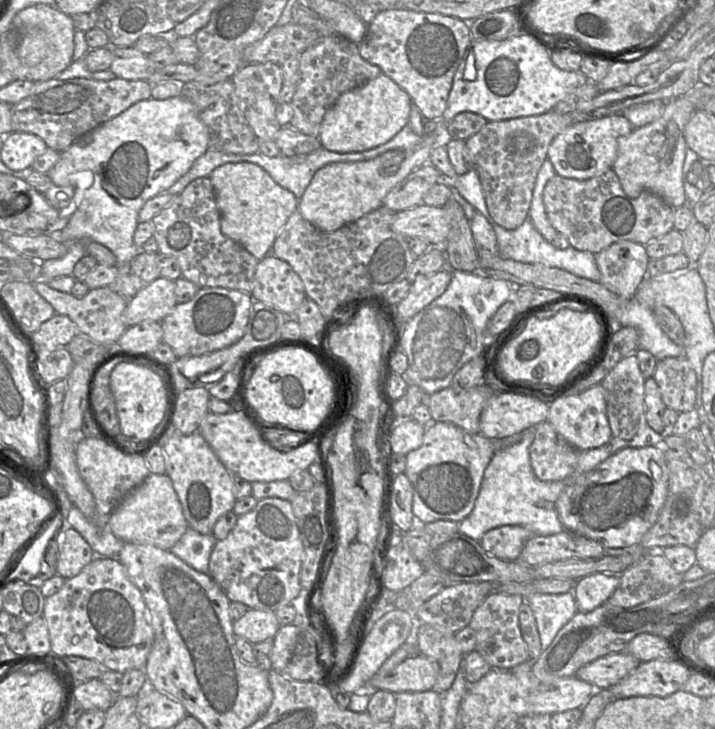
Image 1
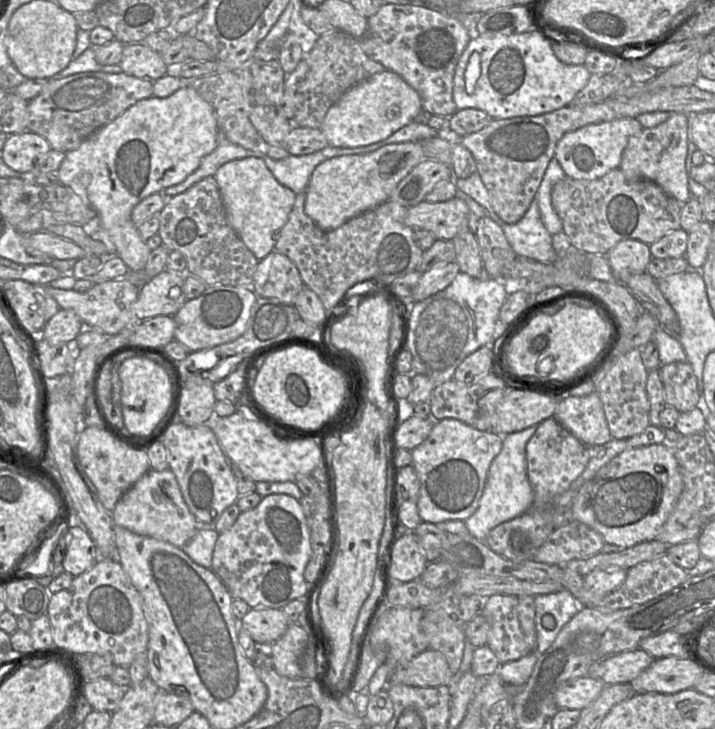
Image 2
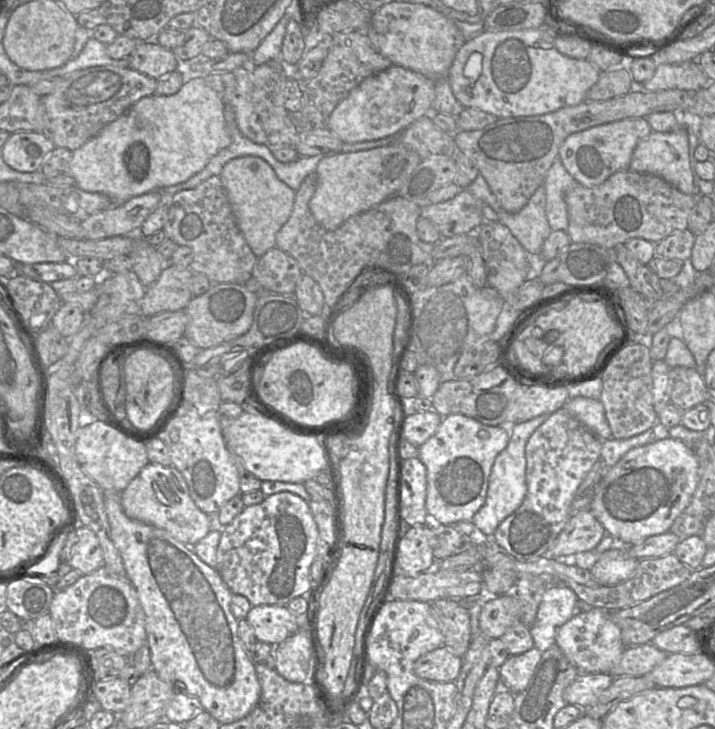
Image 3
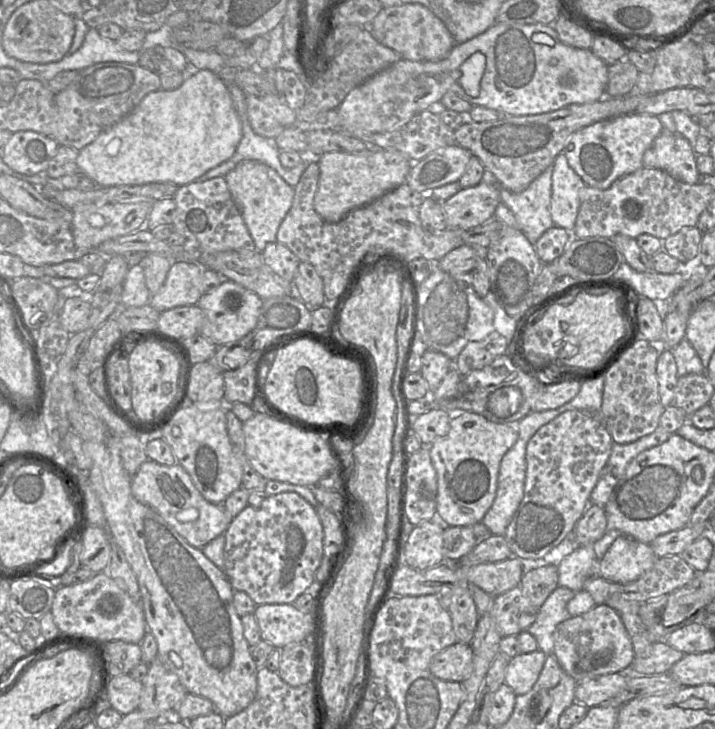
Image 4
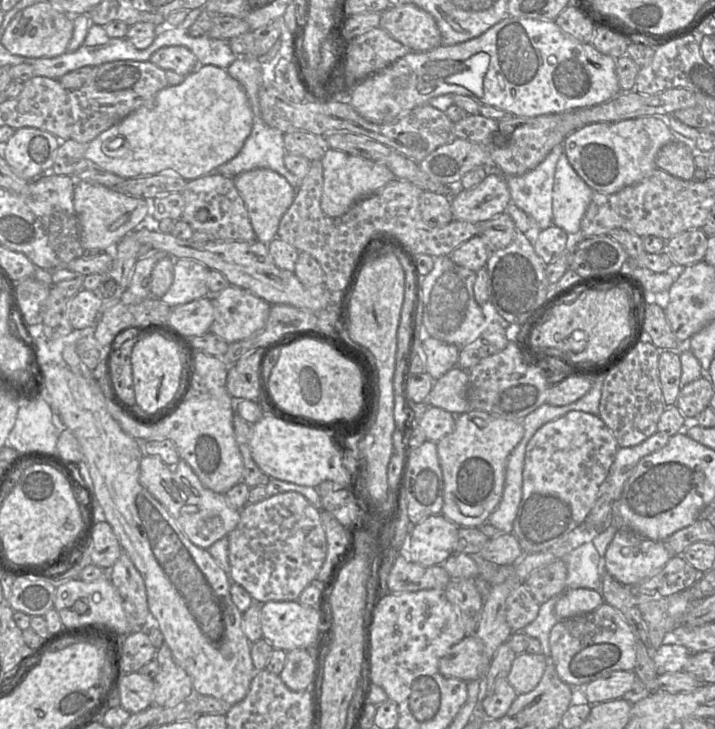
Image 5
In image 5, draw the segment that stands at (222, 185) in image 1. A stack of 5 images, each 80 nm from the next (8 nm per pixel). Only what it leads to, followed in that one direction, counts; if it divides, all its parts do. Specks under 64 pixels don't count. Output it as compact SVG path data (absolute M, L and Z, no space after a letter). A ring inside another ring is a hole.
M267 168L242 172L233 182L244 201L257 241L268 244L277 236L280 220L294 201L296 189L283 176Z

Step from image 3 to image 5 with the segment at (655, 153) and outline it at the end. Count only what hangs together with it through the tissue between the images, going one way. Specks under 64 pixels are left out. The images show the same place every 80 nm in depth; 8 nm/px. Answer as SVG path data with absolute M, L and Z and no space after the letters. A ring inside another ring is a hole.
M681 142L664 145L656 156L656 167L683 180L694 179L696 151Z

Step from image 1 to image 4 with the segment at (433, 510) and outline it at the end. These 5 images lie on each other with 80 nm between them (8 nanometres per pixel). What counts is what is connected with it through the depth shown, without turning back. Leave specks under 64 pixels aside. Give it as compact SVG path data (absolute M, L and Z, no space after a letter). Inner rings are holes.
M464 411L453 413L447 435L428 446L437 473L437 519L445 526L471 526L481 522L497 490L500 463L518 439L515 424L495 423Z

